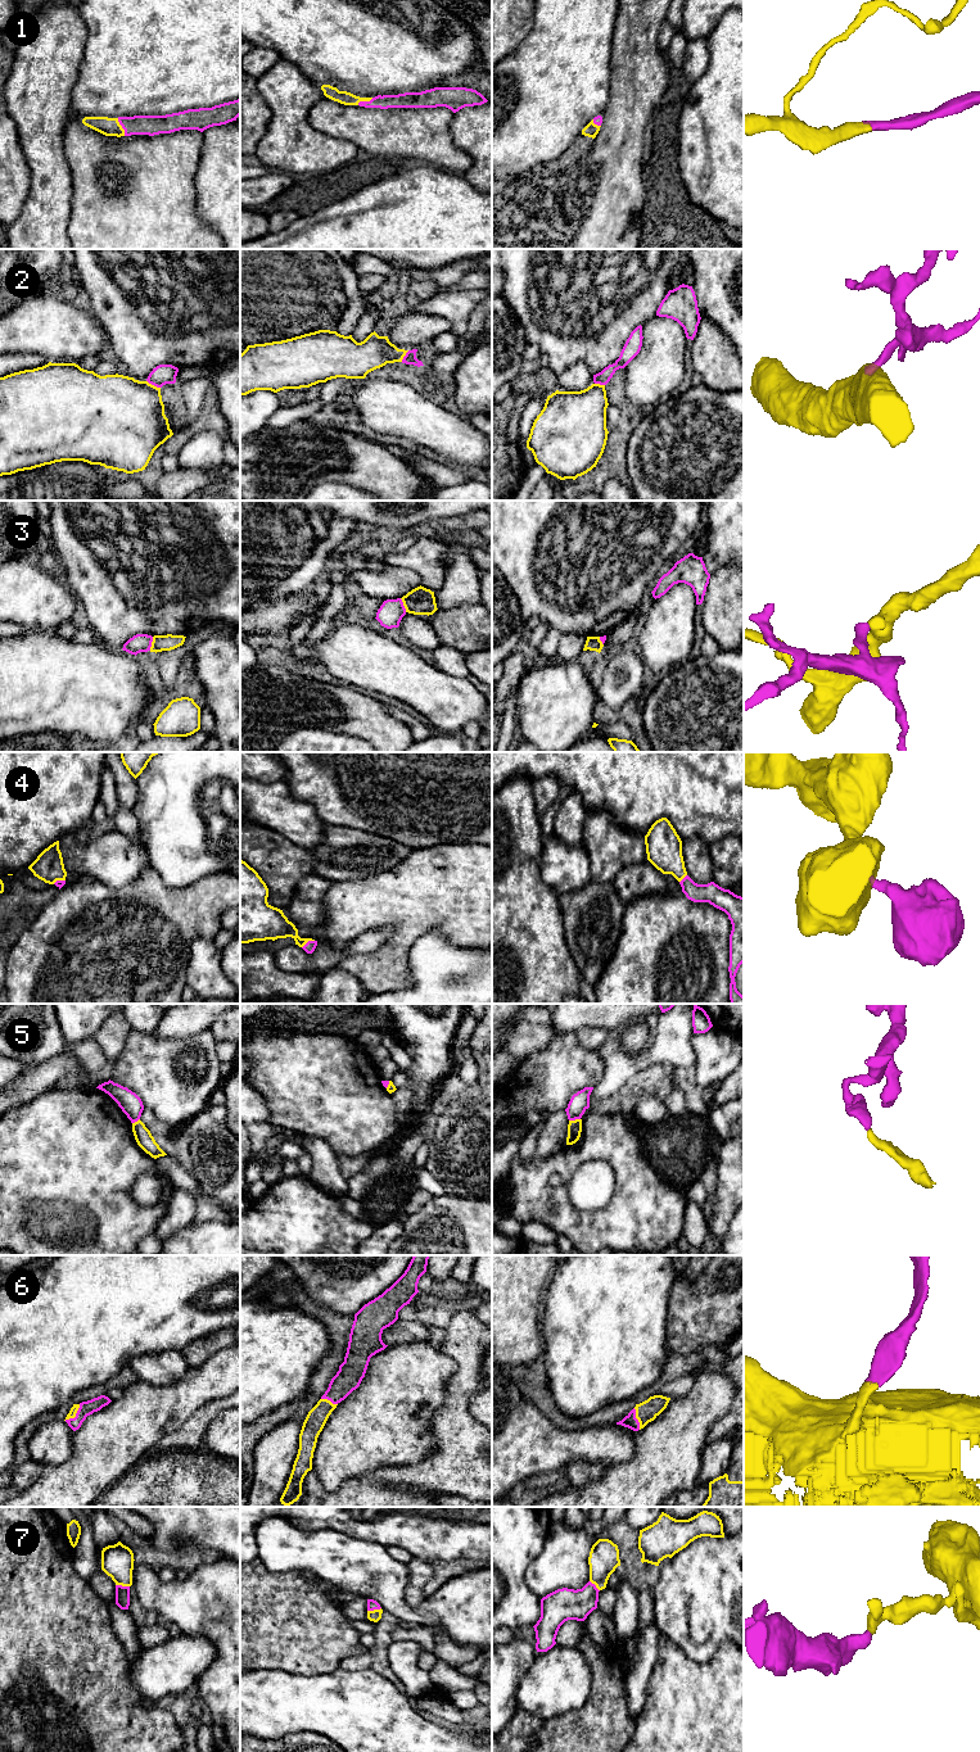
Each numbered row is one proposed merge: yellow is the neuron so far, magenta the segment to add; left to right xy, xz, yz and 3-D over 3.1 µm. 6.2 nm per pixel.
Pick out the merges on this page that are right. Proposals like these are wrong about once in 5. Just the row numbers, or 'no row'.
1, 4, 6, 7

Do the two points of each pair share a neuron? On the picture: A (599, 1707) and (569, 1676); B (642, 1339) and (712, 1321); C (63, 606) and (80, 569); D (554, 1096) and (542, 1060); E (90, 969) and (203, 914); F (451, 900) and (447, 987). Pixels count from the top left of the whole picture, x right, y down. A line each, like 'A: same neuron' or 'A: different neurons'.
A: different neurons
B: different neurons
C: different neurons
D: same neuron
E: same neuron
F: different neurons

